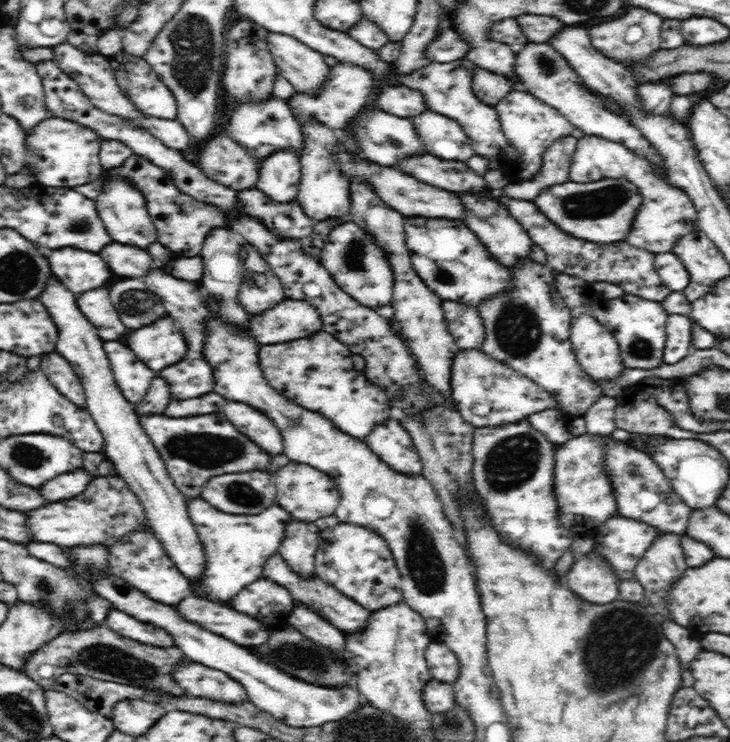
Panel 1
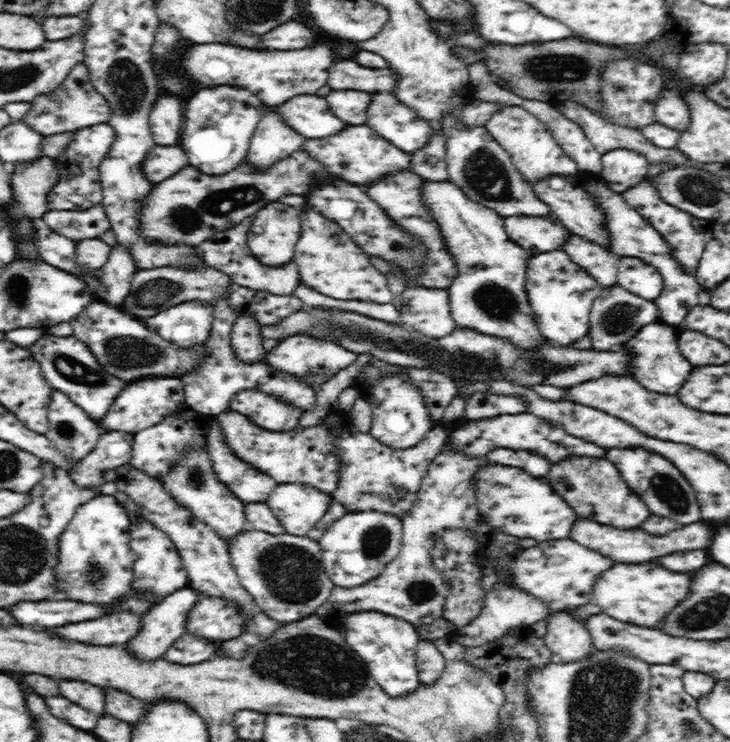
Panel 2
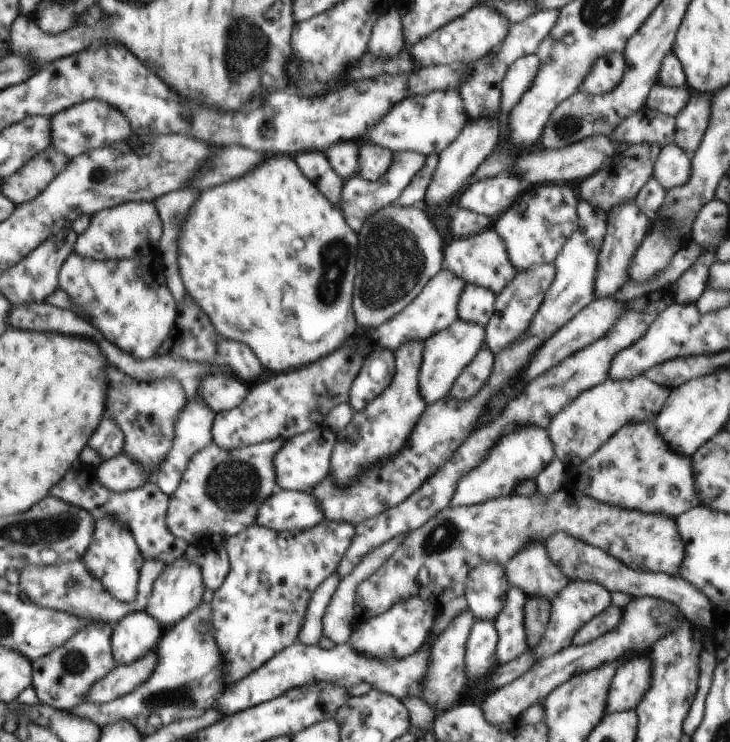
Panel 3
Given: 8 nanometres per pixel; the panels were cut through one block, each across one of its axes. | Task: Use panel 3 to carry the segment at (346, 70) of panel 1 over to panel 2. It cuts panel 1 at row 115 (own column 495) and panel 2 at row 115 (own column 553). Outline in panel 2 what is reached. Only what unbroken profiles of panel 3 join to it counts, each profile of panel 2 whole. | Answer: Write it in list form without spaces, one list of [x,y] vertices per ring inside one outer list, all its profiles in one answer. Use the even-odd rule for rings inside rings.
[[[270,111],[258,122],[243,162],[263,171],[271,164],[300,150],[306,139],[304,135],[290,129],[280,113]]]

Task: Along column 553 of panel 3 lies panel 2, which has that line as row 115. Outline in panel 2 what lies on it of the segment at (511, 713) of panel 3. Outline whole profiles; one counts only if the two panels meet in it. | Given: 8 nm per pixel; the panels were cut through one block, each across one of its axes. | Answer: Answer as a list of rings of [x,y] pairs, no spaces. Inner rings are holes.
[[[664,89],[654,108],[656,123],[663,124],[677,131],[686,130],[690,126],[691,116],[688,103],[680,92],[674,89]]]

